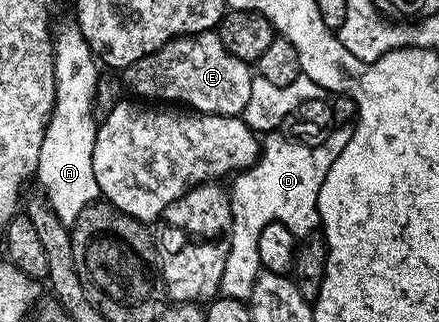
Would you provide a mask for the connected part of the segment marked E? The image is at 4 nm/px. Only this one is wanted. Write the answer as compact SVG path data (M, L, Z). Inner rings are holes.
M214 31L177 37L121 70L120 76L123 86L129 92L131 89L135 98L147 97L150 103L179 101L179 106L187 110L221 117L237 117L248 107L255 79L251 66L236 59Z

